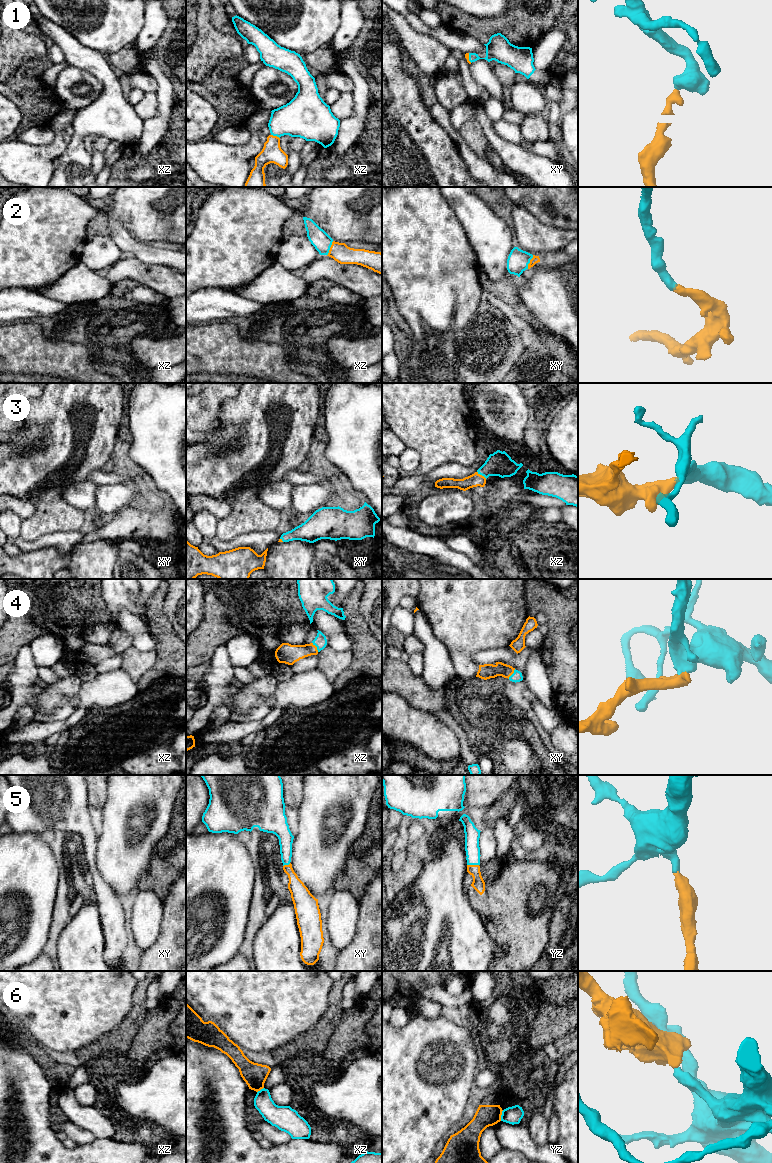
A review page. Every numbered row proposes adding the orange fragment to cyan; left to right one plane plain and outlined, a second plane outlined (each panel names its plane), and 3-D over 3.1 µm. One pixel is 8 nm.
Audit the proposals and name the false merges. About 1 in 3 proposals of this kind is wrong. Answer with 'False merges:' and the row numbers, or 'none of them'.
False merges: 6

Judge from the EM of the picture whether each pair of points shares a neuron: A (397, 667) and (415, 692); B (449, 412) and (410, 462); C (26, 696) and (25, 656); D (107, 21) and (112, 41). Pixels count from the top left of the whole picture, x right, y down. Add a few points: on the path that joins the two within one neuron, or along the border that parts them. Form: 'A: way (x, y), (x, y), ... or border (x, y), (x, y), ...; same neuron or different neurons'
A: way (397, 673), (409, 686); same neuron
B: border (407, 446), (419, 455), (419, 465), (414, 472); different neurons
C: way (25, 686), (25, 666); same neuron
D: way (107, 26), (109, 36); same neuron

